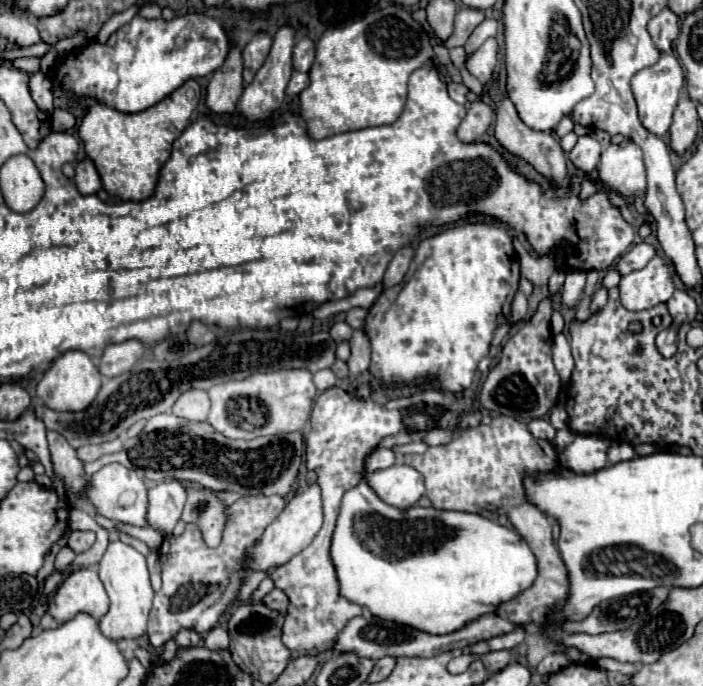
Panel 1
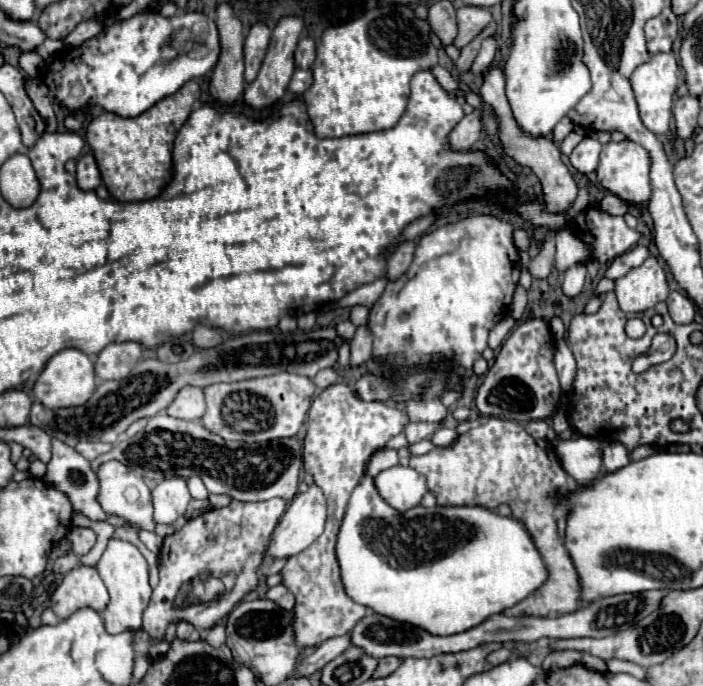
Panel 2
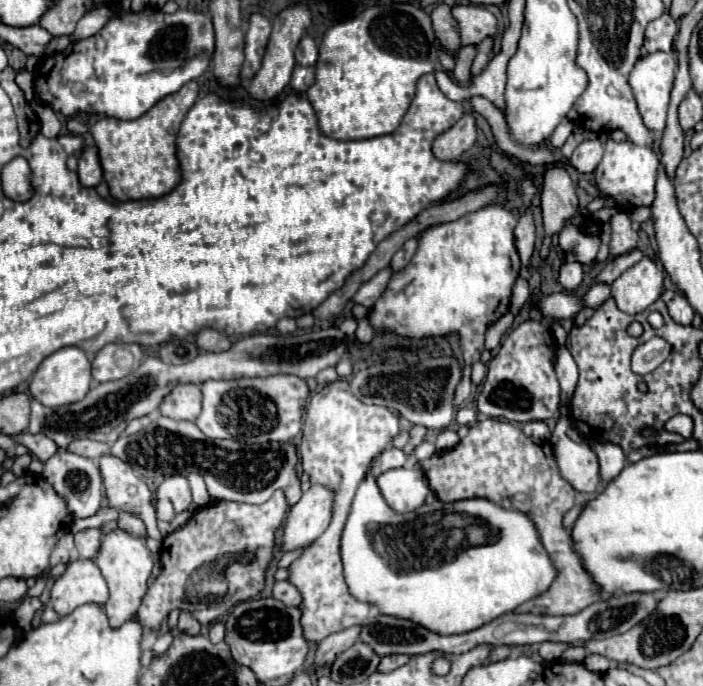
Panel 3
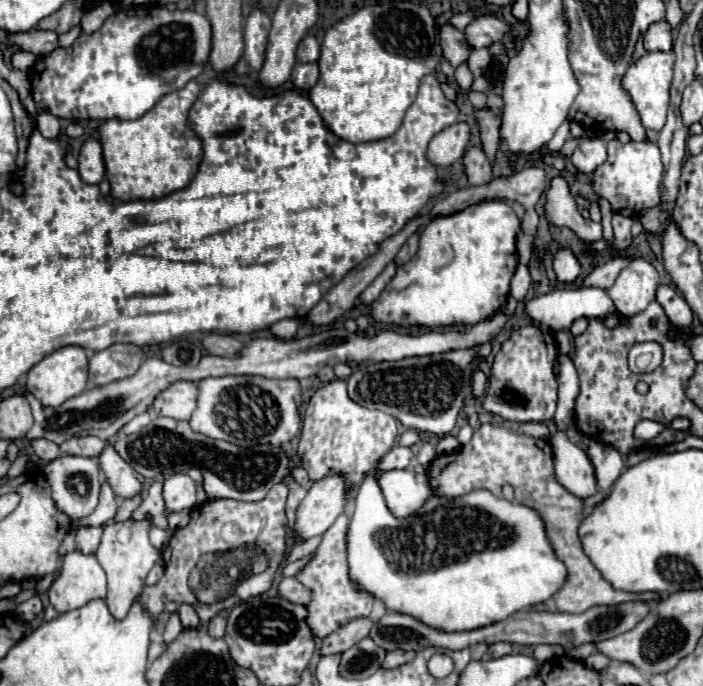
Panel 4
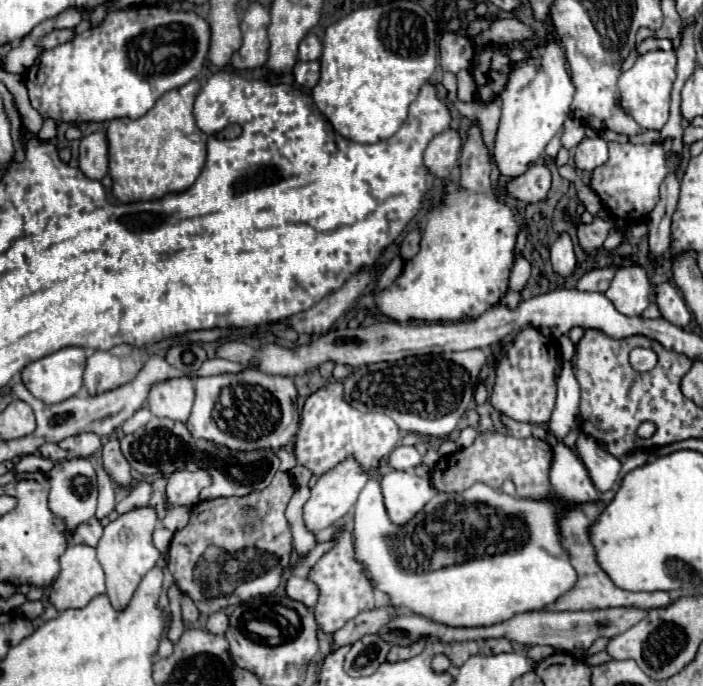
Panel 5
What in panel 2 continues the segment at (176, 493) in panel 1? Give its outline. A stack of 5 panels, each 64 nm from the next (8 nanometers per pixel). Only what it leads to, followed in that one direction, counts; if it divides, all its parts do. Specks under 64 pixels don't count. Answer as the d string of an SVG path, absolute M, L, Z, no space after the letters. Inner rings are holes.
M180 476L168 478L160 482L152 490L152 500L154 500L154 522L162 524L172 524L178 516L186 512L188 506L188 486L186 480Z

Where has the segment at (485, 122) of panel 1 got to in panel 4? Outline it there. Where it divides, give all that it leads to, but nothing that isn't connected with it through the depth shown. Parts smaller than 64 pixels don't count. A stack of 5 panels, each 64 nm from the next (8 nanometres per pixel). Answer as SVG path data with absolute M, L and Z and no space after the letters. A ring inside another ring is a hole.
M464 122L452 124L440 134L436 134L430 140L428 152L426 152L430 164L434 164L440 170L450 168L466 152L468 138L470 138L470 128Z

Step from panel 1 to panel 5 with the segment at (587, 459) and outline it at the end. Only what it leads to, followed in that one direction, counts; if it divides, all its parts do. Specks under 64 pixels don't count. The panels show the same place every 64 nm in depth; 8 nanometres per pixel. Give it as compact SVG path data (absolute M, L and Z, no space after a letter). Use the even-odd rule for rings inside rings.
M556 444L554 448L554 460L552 460L552 468L550 468L550 496L546 498L518 498L518 496L508 496L502 490L494 490L488 484L474 484L464 492L438 492L408 524L404 526L394 526L388 516L386 516L386 508L382 502L382 490L376 478L368 480L368 484L364 486L364 490L360 492L360 498L356 502L354 508L354 548L356 548L356 558L364 564L368 564L368 576L376 582L376 586L386 592L390 596L390 602L398 608L408 608L416 614L422 614L430 620L448 624L448 626L492 626L504 620L510 620L514 614L522 614L522 612L532 612L532 610L544 610L546 606L554 604L560 596L564 596L564 592L572 590L576 584L576 570L572 568L568 554L564 552L562 546L562 536L560 536L560 516L564 512L568 512L570 508L578 506L578 504L586 504L586 502L596 502L600 498L598 490L592 486L588 472L584 468L584 464L580 462L580 458L576 456L576 452L564 444Z

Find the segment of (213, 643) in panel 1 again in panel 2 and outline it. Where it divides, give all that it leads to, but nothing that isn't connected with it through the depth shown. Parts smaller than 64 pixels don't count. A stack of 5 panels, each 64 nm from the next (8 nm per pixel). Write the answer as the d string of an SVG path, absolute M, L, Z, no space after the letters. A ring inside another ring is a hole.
M216 624L208 636L206 636L206 642L212 644L212 646L222 646L226 642L226 630L224 630L224 624Z

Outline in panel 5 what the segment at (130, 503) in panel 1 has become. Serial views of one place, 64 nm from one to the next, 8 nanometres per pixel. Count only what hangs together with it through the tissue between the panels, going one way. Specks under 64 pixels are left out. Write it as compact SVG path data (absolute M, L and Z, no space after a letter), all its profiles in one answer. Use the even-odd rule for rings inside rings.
M110 436L108 442L102 446L102 464L118 484L122 484L122 486L132 484L130 464L124 460L122 450L120 450L120 442L116 436ZM156 530L156 532L154 532L154 546L156 546L164 556L168 554L170 540L172 540L172 534L170 534L168 530Z

